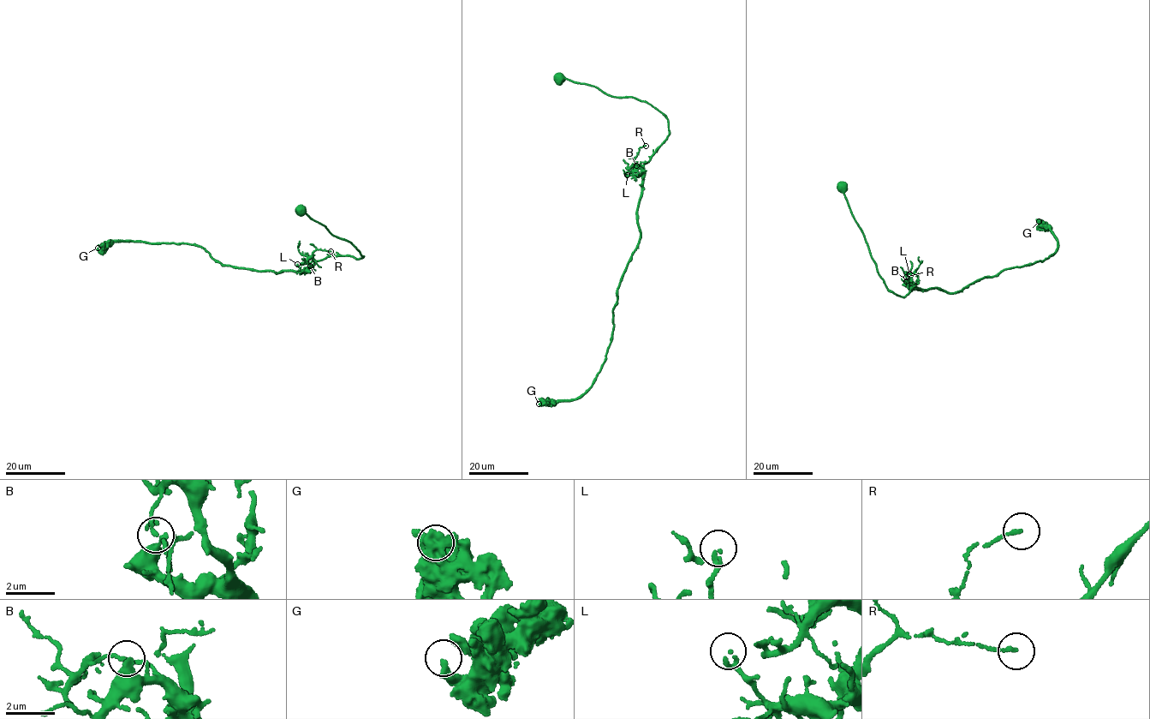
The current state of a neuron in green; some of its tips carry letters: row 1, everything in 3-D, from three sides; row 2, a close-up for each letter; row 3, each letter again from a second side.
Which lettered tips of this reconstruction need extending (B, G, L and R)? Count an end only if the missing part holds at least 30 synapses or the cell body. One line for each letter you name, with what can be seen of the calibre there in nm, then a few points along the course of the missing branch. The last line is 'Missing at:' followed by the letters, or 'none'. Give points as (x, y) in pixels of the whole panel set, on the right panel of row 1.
Missing at: none

